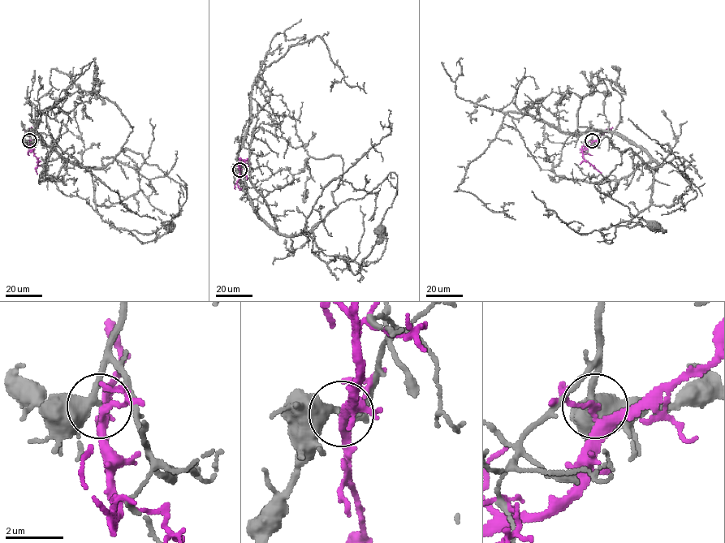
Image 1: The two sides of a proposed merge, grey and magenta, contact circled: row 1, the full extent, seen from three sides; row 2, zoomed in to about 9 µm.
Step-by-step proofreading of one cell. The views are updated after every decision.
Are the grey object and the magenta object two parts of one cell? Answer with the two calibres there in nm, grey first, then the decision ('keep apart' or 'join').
320 nm thick on the grey side, 170 nm on the other; keep apart

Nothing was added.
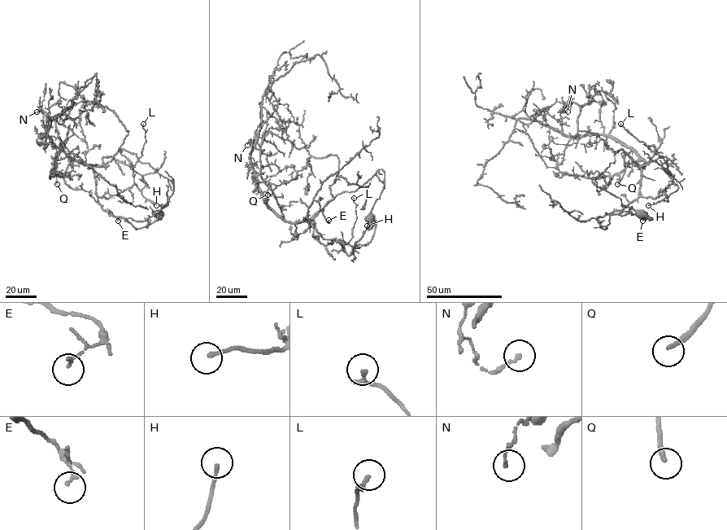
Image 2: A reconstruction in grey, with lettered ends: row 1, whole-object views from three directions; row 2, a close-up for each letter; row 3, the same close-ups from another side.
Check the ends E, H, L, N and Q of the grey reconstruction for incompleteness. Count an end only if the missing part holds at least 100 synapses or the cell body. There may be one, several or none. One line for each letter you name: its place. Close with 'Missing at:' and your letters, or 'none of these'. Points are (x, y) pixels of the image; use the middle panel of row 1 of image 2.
Missing at: none of these

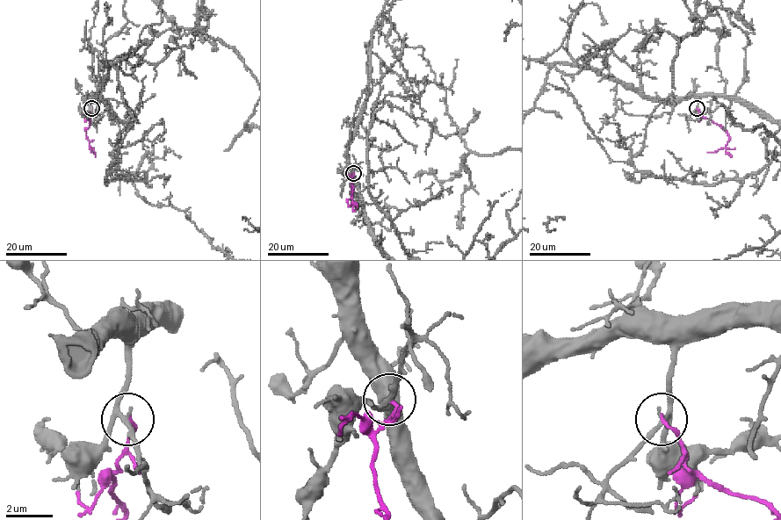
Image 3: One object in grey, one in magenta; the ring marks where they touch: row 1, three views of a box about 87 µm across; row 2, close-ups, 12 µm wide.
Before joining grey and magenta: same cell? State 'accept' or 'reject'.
reject

